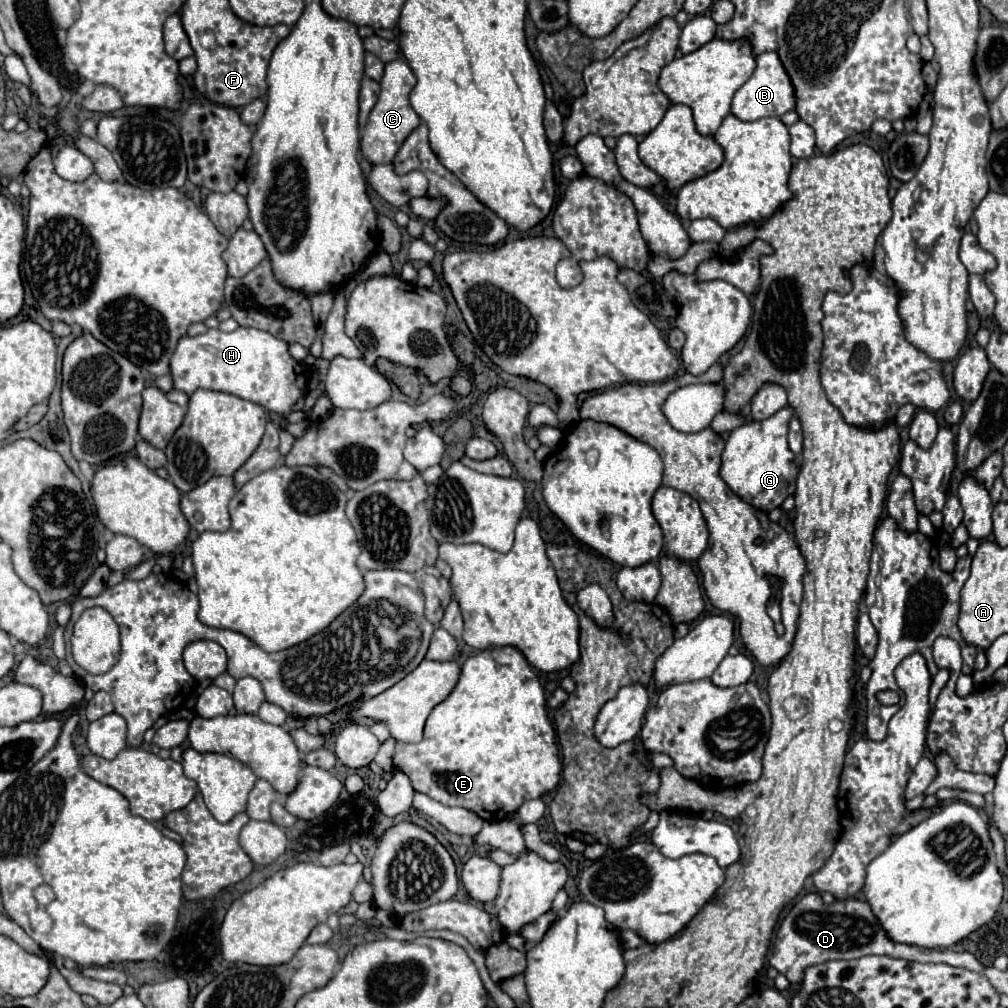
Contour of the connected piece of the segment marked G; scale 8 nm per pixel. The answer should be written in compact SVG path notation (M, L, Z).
M782 408L762 422L748 422L738 426L726 440L720 476L740 500L756 510L770 512L780 508L782 502L794 494L798 464L794 452L788 446L788 420L792 414L792 408Z

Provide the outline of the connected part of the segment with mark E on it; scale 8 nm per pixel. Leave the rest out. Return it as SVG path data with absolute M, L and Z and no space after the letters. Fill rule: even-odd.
M498 646L498 648L486 648L474 656L470 656L462 666L460 666L460 678L458 678L458 684L454 686L452 694L440 702L428 716L426 720L426 728L424 728L424 738L418 742L418 744L408 744L408 742L396 742L396 752L394 752L394 768L404 772L414 790L430 796L432 800L436 802L442 802L444 806L462 806L462 808L468 808L472 812L476 812L480 818L488 820L488 822L496 822L496 820L504 820L506 814L512 814L516 812L522 802L526 800L532 800L532 798L540 798L544 792L550 792L558 786L560 782L560 758L558 758L558 746L556 746L556 734L554 734L554 728L548 720L548 712L546 712L546 700L544 700L544 690L542 690L542 684L538 680L538 676L534 674L532 666L528 664L528 660L524 658L524 654L514 648L514 646Z

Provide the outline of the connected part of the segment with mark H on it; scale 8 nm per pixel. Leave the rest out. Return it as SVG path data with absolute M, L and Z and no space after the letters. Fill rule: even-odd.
M238 328L234 332L222 332L222 330L208 330L204 334L198 336L182 336L178 340L178 346L172 354L170 360L170 374L174 380L174 388L184 392L184 394L192 394L198 388L206 388L206 390L220 390L220 392L228 392L234 396L240 396L244 400L256 402L272 412L278 414L290 414L290 406L300 400L306 392L306 368L304 364L296 362L290 354L288 354L288 344L270 336L268 332L256 330L256 328Z

